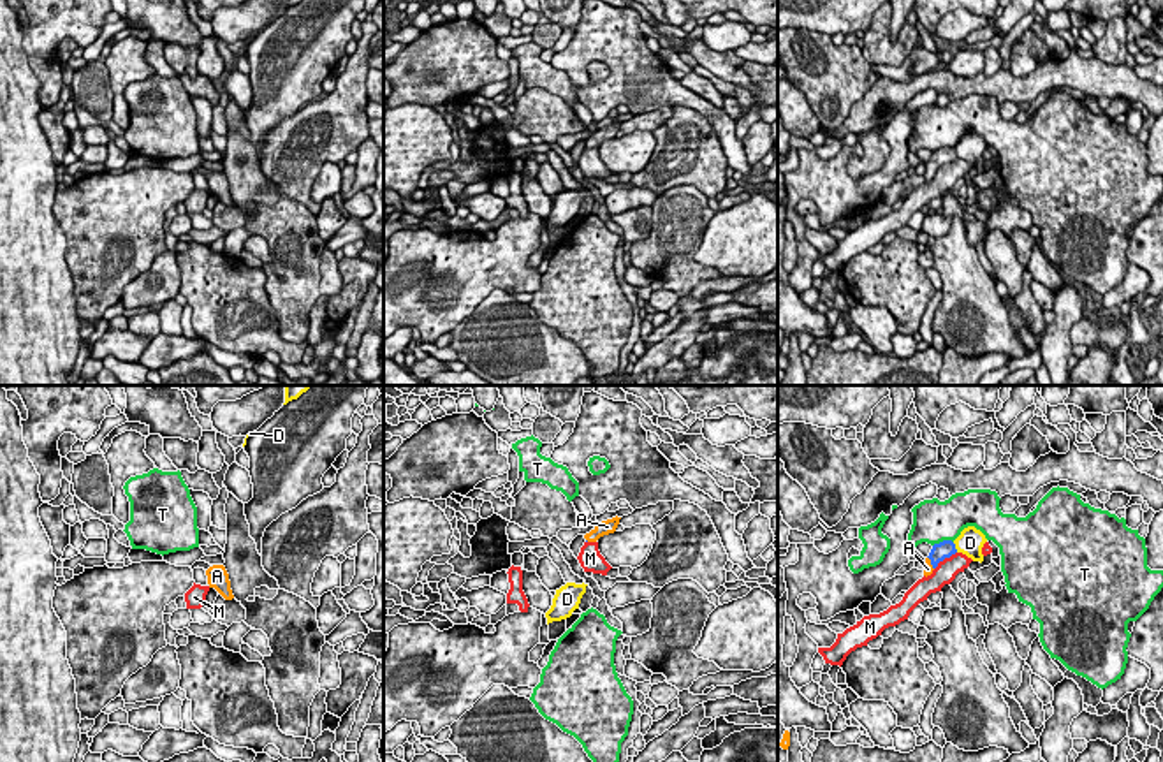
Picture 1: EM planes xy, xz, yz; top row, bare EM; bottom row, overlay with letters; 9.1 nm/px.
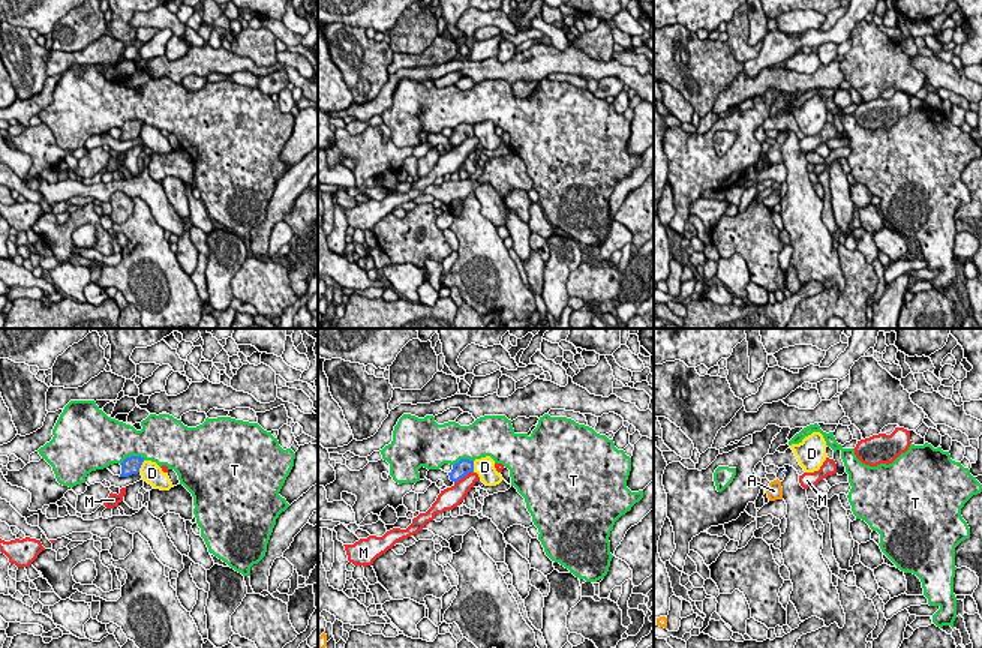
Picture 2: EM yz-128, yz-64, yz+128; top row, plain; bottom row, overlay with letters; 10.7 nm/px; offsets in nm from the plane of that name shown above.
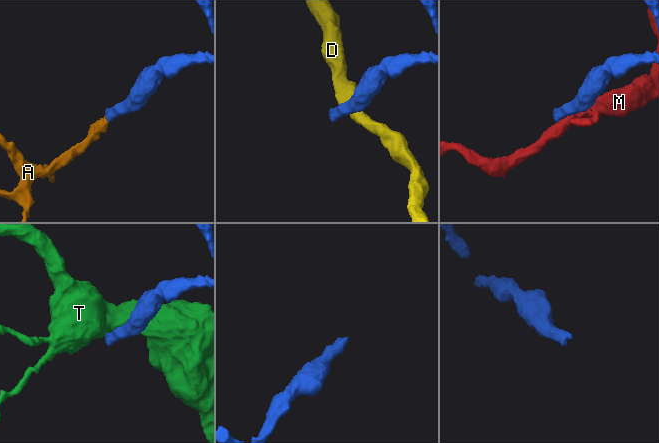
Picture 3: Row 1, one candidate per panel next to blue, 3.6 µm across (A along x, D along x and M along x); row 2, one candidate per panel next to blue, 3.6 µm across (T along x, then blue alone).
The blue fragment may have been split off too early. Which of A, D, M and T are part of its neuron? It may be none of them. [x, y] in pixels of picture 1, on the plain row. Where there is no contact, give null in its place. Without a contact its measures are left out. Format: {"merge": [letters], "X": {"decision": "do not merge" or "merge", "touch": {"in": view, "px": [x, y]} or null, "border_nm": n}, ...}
{"merge": ["A"], "A": {"decision": "merge", "touch": {"in": "yz", "px": [931, 169]}, "border_nm": 140}, "D": {"decision": "do not merge", "touch": {"in": "yz", "px": [954, 153]}, "border_nm": 110}, "M": {"decision": "do not merge", "touch": {"in": "yz", "px": [943, 164]}, "border_nm": 260}, "T": {"decision": "do not merge", "touch": {"in": "yz", "px": [943, 146]}, "border_nm": 200}}

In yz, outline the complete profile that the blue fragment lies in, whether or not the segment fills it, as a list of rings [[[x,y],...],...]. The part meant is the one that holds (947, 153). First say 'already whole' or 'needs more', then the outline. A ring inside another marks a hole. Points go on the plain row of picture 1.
needs more; [[[943,146],[940,150],[934,150],[929,162],[925,164],[924,181],[925,183],[931,181],[940,167],[943,167],[945,164],[950,164],[955,158],[957,155],[952,146]]]

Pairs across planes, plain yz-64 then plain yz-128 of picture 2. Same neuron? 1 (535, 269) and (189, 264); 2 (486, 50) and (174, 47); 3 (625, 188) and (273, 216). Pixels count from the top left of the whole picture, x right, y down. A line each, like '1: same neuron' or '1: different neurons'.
1: different neurons
2: different neurons
3: same neuron

